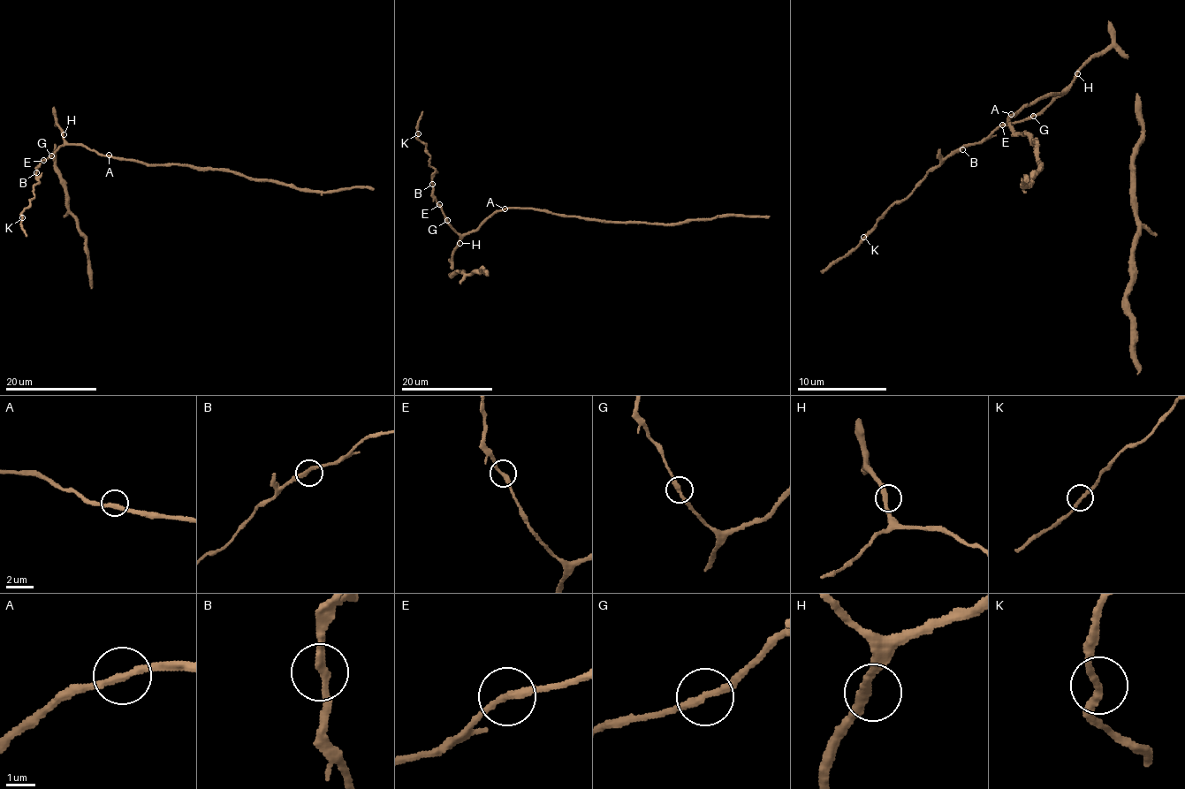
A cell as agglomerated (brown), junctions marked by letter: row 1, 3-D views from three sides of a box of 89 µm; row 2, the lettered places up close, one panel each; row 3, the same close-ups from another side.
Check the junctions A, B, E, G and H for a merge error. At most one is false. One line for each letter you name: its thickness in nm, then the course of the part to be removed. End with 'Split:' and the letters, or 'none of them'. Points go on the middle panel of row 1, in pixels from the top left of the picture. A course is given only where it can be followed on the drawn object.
Split: none of them

